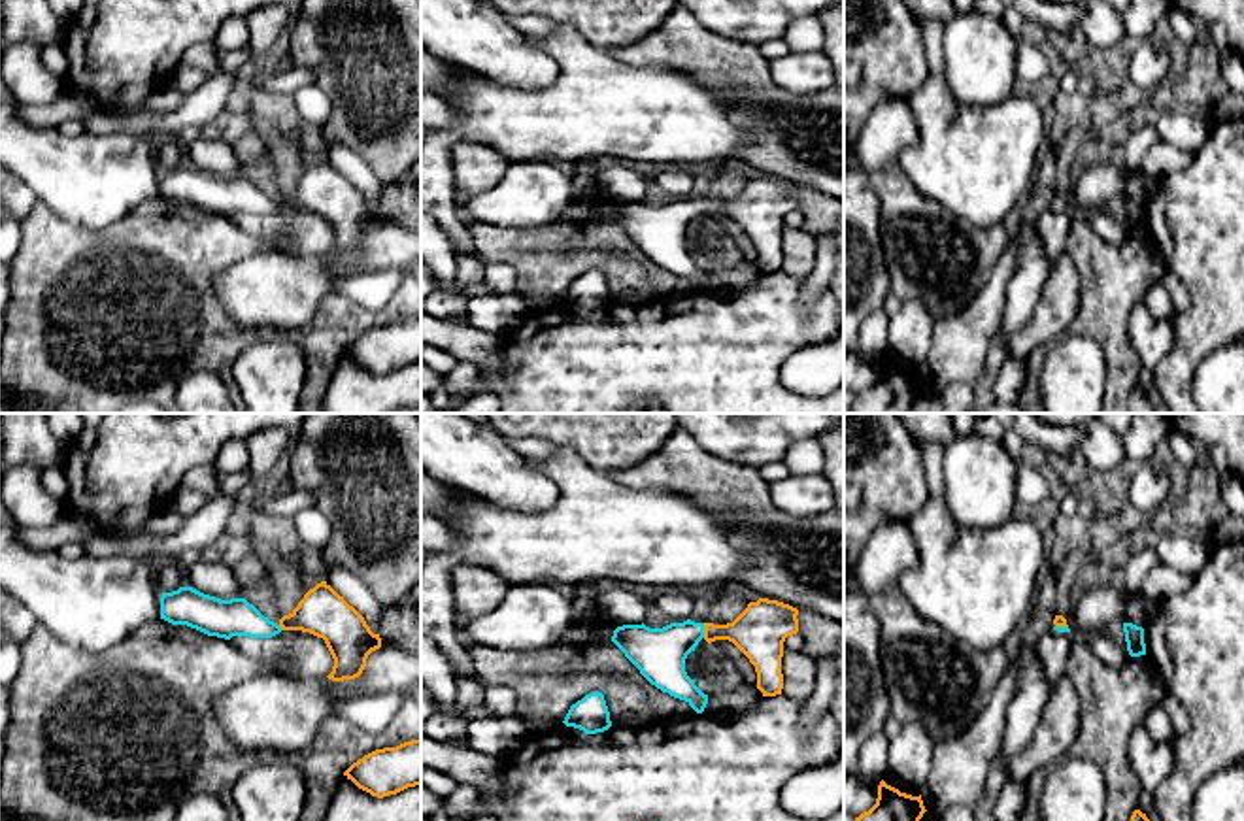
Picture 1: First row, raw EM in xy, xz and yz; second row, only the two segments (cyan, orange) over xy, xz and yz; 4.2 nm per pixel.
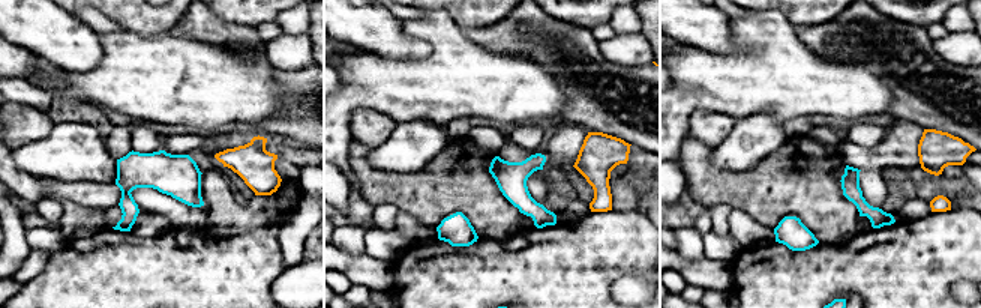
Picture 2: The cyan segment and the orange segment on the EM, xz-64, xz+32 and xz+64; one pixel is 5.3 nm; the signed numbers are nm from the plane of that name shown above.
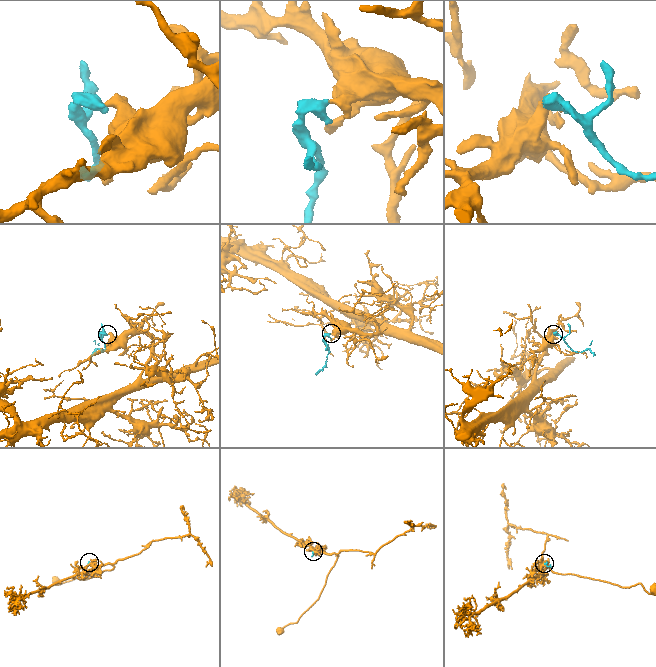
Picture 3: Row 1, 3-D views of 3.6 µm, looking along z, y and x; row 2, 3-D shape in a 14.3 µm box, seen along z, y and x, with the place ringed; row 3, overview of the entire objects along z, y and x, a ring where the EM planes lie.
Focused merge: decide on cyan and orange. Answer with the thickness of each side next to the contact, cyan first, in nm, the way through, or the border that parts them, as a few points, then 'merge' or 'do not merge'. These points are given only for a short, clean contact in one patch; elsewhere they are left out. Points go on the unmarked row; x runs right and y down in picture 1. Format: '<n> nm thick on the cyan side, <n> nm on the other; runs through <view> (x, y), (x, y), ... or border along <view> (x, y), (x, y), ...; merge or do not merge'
220 nm thick on the cyan side, 220 nm on the other; runs through xz (659, 231), (689, 210), (703, 208), (759, 208); merge

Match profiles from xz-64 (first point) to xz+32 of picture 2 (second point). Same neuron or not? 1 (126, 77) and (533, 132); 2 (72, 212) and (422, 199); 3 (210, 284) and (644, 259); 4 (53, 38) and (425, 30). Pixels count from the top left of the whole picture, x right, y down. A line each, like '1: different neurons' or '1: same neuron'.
1: different neurons
2: same neuron
3: same neuron
4: different neurons

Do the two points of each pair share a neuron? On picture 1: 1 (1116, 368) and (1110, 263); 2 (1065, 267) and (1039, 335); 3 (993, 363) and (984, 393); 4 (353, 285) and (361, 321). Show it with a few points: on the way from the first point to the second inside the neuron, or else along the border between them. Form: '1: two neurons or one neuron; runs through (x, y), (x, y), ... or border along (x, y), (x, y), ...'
1: one neuron; runs through (1114, 342), (1110, 335), (1110, 289)
2: one neuron; runs through (1061, 284), (1061, 297), (1052, 318)
3: one neuron; runs through (991, 370), (984, 385)
4: two neurons; border along (399, 282), (376, 310), (355, 295), (331, 293)

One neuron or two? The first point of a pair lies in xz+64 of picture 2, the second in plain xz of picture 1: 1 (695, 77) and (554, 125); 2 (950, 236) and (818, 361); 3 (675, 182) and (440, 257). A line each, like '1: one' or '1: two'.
1: one
2: two
3: one

